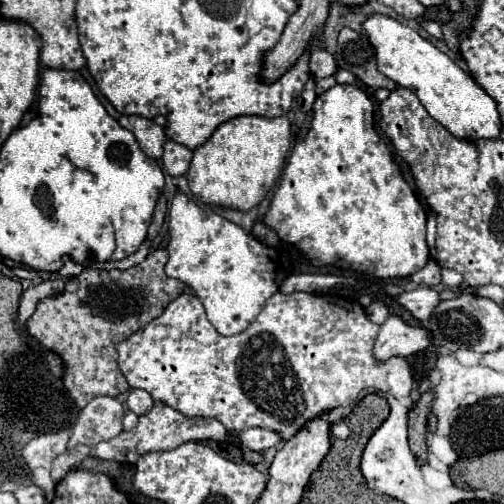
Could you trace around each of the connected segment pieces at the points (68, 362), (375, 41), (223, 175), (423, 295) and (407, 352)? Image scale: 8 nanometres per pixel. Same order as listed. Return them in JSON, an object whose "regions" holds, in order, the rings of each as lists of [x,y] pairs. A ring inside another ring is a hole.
{"regions":[[[[151,250],[147,258],[139,266],[133,266],[131,270],[91,270],[89,268],[89,270],[83,270],[79,276],[69,278],[61,294],[49,296],[37,302],[35,314],[27,320],[27,330],[45,348],[51,348],[55,354],[63,358],[65,362],[63,384],[77,407],[85,406],[91,398],[101,394],[117,396],[129,390],[129,384],[117,366],[115,344],[119,344],[123,338],[129,338],[135,330],[139,330],[141,326],[157,318],[167,308],[167,304],[175,300],[177,296],[181,296],[185,290],[183,282],[165,276],[163,272],[165,262],[167,262],[167,250]]],[[[373,14],[365,24],[371,44],[375,46],[379,72],[391,78],[395,84],[413,90],[427,112],[445,126],[455,138],[475,142],[481,138],[497,138],[501,132],[501,120],[497,102],[447,54],[437,50],[429,40],[421,38],[413,28],[401,24],[389,16]]],[[[237,116],[223,122],[213,136],[193,150],[187,182],[191,192],[205,204],[249,210],[257,206],[273,188],[292,147],[292,132],[287,116]]],[[[417,288],[417,290],[411,290],[411,292],[401,292],[397,296],[391,298],[393,302],[401,304],[403,308],[407,308],[413,318],[425,322],[429,316],[431,316],[431,310],[439,304],[439,296],[433,288]]],[[[389,316],[373,346],[375,360],[387,362],[393,356],[411,356],[429,346],[429,336],[419,326],[405,324],[399,316]]]]}

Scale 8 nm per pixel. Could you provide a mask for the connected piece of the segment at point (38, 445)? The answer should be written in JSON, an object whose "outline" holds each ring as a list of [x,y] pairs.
{"outline":[[[59,430],[53,434],[41,434],[37,438],[33,438],[25,448],[23,448],[23,458],[27,462],[27,466],[31,466],[33,472],[33,484],[37,486],[51,486],[51,462],[55,456],[63,454],[67,450],[67,442],[69,442],[71,430]]]}

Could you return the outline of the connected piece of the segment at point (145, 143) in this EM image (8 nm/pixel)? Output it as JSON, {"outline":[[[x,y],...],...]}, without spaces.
{"outline":[[[121,116],[119,124],[131,130],[141,146],[141,150],[151,158],[161,158],[163,144],[165,144],[165,130],[157,126],[153,120],[143,116]]]}

